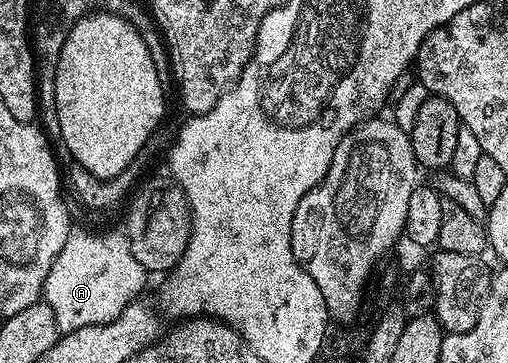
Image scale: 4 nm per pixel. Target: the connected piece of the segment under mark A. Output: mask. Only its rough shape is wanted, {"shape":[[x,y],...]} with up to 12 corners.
{"shape":[[70,229],[43,301],[58,331],[120,318],[147,271],[124,233]]}

